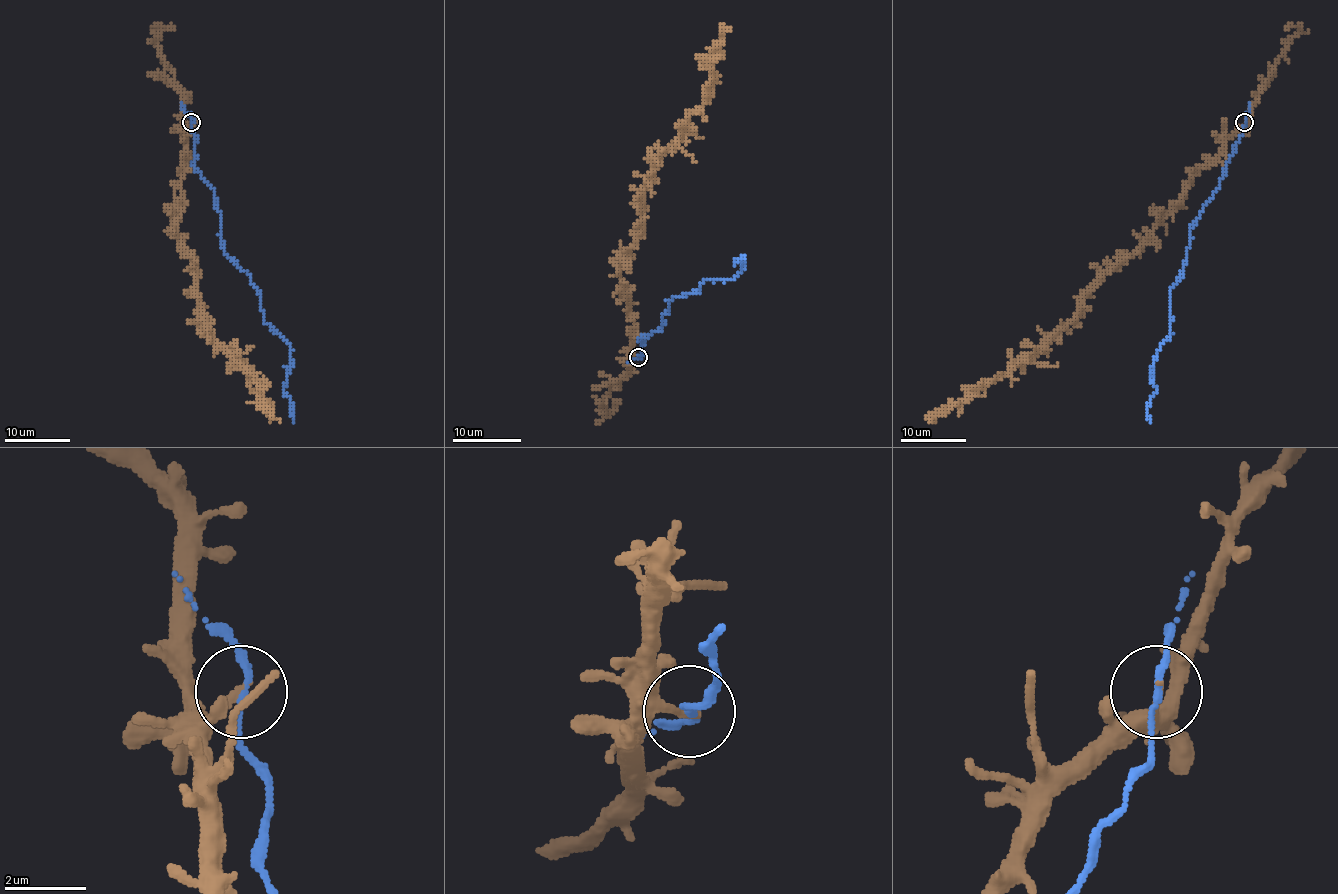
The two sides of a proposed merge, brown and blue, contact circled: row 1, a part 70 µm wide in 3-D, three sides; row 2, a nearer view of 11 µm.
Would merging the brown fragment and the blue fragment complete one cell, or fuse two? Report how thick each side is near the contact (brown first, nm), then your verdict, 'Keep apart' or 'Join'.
Thickness 180 nm (brown) against 150 nm. Keep apart

